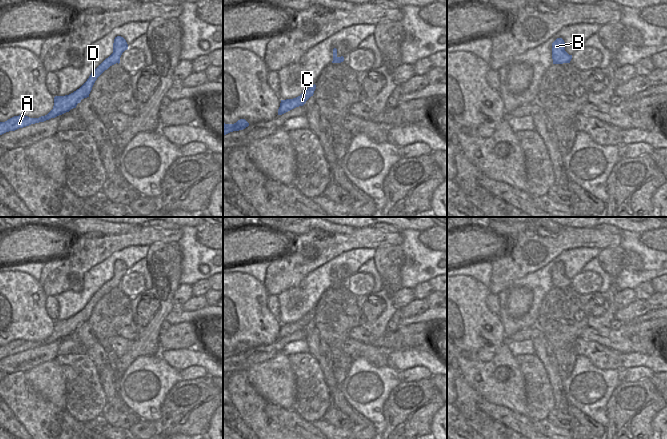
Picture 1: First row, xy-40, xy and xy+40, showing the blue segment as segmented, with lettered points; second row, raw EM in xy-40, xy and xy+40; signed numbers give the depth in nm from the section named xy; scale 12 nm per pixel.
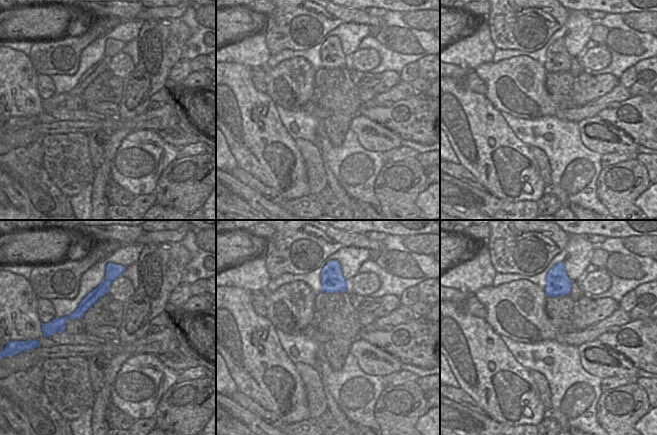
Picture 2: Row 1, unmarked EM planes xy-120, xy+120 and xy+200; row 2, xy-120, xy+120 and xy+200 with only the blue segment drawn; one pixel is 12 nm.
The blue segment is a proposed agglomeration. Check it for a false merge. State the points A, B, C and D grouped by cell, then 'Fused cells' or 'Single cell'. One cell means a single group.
Groups: A C D / B. Fused cells

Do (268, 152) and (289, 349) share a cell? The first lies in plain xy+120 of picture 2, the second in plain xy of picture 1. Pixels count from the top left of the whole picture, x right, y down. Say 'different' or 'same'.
different

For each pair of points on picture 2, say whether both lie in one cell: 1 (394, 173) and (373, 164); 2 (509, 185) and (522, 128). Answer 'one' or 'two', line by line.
1: two
2: two

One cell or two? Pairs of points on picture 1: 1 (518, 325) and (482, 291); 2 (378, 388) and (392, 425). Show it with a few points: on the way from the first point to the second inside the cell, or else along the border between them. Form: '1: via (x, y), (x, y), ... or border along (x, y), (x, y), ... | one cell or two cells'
1: border along (498, 317), (503, 325), (506, 336) | two cells
2: border along (399, 384), (384, 403), (383, 422), (380, 425) | two cells

